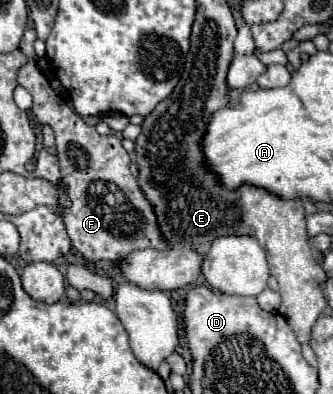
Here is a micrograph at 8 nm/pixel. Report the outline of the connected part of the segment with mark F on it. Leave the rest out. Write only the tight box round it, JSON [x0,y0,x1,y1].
[17,28,171,260]

